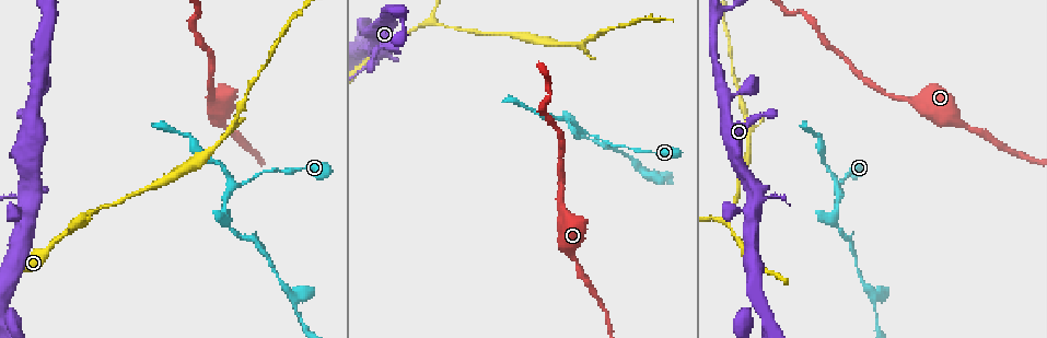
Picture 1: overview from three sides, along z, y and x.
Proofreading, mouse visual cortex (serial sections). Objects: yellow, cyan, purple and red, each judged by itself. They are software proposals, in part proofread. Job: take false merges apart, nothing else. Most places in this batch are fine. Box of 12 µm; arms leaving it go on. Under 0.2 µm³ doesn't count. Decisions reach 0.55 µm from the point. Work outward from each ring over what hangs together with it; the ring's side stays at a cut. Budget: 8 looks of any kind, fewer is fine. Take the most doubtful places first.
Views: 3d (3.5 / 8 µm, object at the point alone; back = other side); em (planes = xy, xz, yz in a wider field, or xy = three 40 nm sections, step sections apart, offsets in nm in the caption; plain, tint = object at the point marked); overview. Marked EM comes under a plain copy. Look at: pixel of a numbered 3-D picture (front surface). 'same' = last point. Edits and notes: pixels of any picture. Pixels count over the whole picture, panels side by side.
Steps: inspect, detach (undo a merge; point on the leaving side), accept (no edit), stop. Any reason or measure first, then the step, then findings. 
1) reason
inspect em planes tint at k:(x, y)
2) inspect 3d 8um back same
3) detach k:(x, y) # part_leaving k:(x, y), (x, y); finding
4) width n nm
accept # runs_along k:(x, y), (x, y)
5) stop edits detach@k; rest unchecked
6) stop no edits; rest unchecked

narrows sharply
inspect 3d 8um at 1:(240, 184)

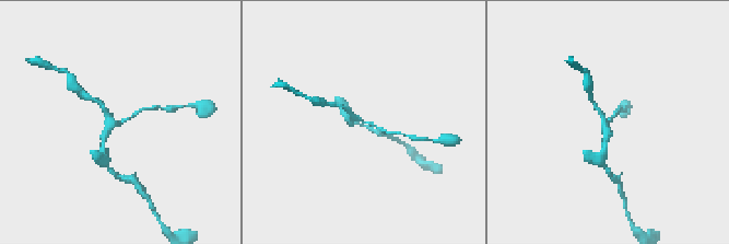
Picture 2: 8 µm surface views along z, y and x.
inspect 3d 3.5um at 2:(117, 123)

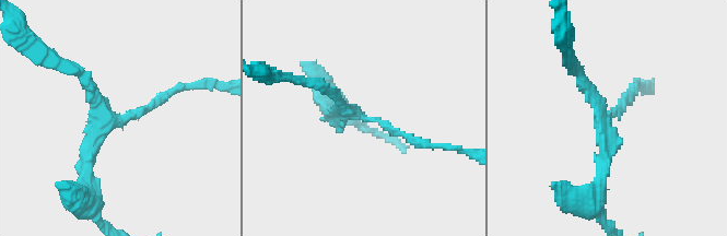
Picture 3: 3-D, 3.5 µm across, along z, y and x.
inspect em xy step 5 tint at 3:(612, 114)

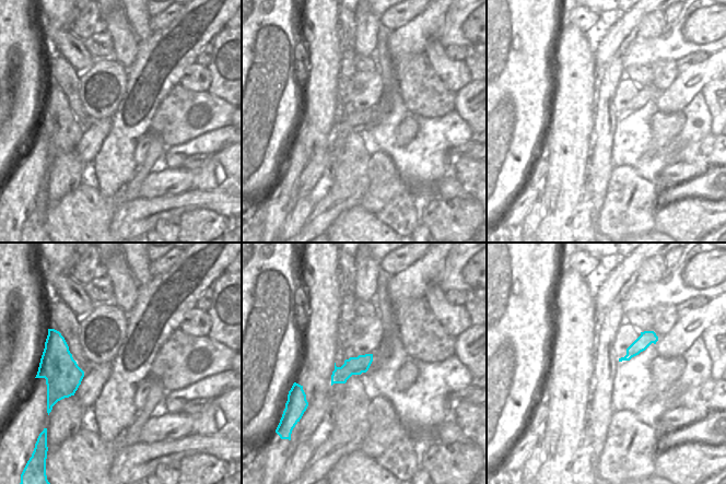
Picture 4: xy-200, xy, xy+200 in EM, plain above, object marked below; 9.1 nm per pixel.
width 160 nm
accept # runs_along 3:(185, 84), (110, 121), (88, 168); continuous, no second cell

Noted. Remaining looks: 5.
calibre changes
inspect 3d 8um back at 1:(723, 221)

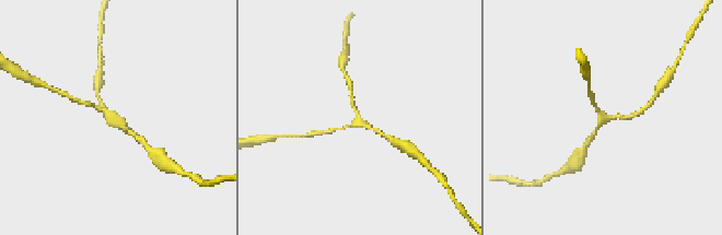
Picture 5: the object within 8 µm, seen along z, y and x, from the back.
zoom in
inspect 3d 3.5um at 5:(113, 121)

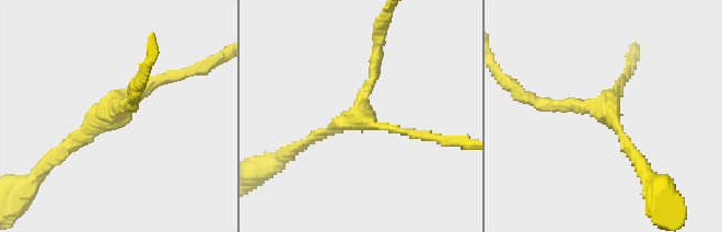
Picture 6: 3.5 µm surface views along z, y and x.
accept # runs_along 6:(61, 154), (136, 90), (176, 77); all the same cell

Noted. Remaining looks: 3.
narrows sharply
inspect 3d 3.5um at 1:(587, 43)

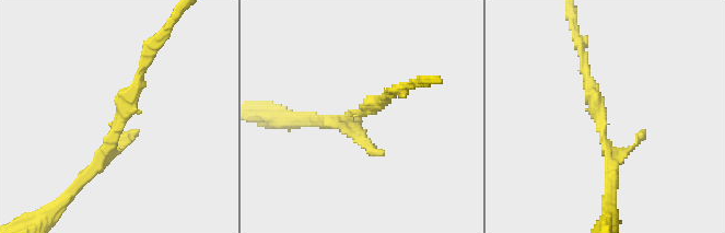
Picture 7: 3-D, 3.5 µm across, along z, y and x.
shape alone is not enough
inspect em xy step 1 tint at 7:(605, 126)

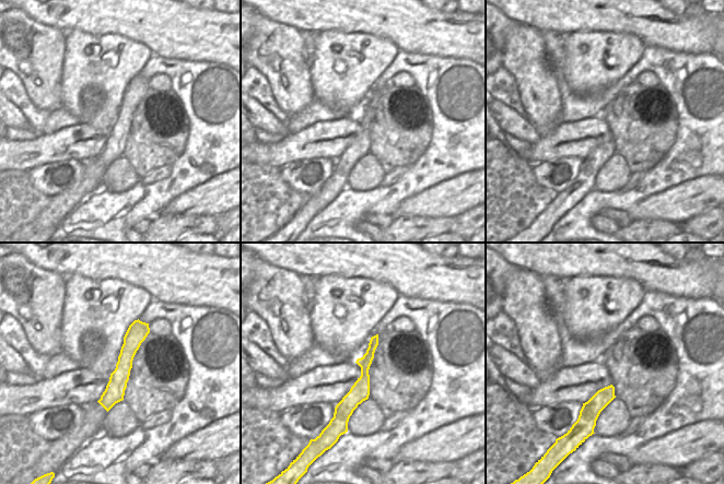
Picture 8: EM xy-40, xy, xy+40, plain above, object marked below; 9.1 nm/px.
accept # runs_along 8:(146, 326), (132, 339), (107, 406); all the same cell

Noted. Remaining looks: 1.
stop no edits; rest unchecked

